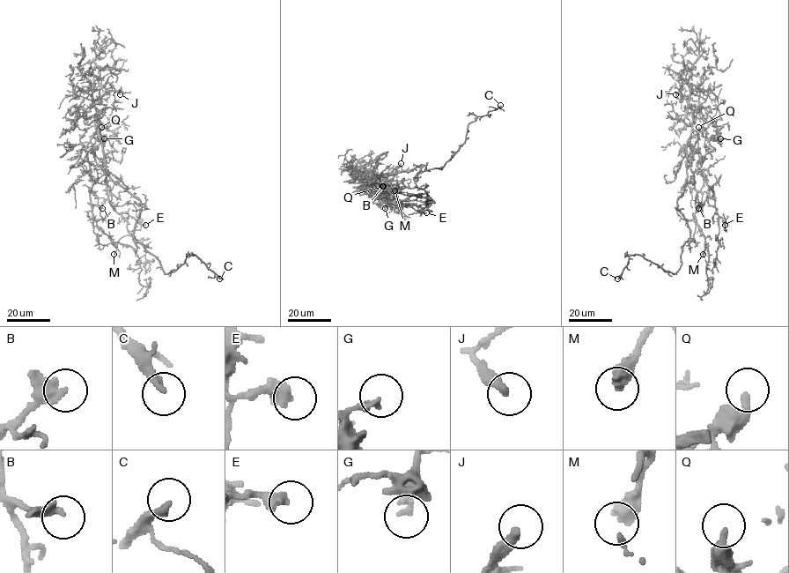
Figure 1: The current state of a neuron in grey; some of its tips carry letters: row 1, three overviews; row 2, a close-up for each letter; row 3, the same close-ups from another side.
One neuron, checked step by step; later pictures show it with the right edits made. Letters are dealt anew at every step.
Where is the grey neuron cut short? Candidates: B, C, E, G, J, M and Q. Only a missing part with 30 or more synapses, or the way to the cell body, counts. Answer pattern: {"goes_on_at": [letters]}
{"goes_on_at": ["C", "M"]}

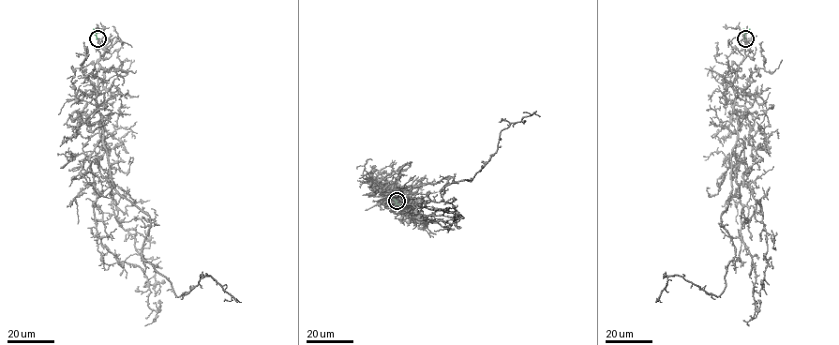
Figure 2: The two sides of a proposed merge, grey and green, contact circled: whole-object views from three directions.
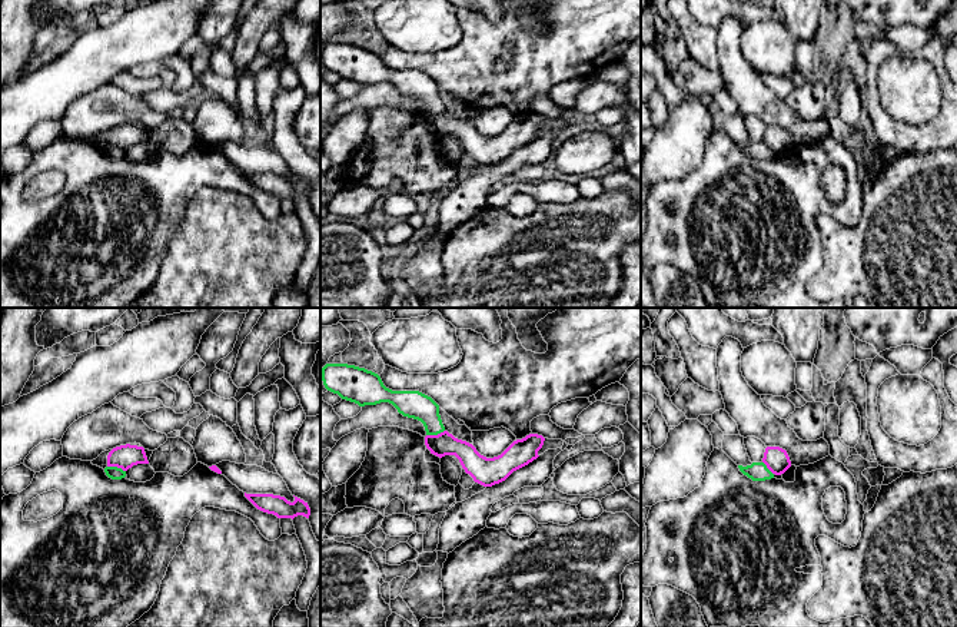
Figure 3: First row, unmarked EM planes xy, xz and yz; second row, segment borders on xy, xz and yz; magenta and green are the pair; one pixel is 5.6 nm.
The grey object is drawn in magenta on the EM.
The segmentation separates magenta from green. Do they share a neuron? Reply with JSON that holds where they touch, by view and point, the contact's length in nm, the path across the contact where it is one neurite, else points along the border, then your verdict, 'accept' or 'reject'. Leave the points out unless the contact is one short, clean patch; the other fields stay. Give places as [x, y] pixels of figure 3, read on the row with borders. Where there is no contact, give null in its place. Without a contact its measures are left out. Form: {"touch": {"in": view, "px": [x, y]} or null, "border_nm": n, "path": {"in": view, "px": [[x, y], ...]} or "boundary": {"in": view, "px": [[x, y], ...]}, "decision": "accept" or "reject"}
{"touch": {"in": "xy", "px": [116, 465]}, "border_nm": 110, "boundary": {"in": "xy", "px": [[108, 465], [116, 465], [125, 471]]}, "decision": "reject"}

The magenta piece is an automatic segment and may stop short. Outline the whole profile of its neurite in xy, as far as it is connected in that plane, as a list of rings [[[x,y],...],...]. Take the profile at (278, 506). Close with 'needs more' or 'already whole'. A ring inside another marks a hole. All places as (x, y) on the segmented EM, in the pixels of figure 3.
[[[246,494],[245,497],[260,511],[273,514],[278,518],[295,518],[303,515],[309,518],[310,508],[308,502],[295,497],[295,501],[290,502],[285,497],[273,494]]] | already whole

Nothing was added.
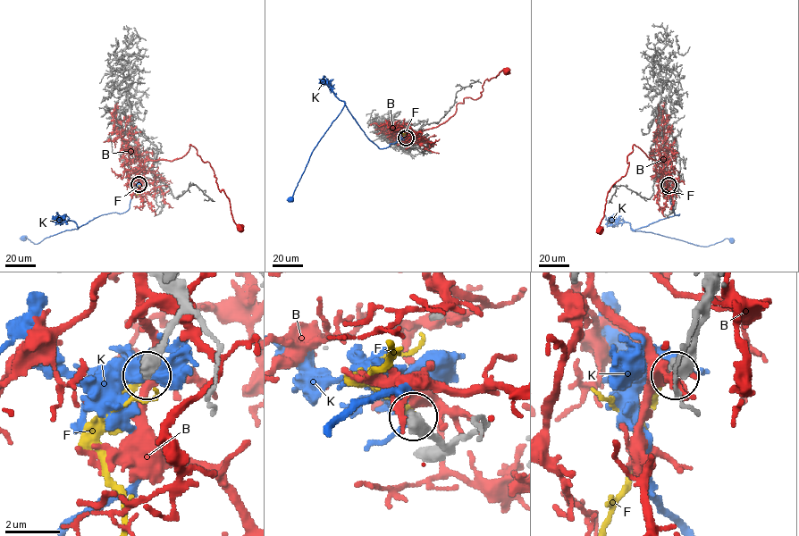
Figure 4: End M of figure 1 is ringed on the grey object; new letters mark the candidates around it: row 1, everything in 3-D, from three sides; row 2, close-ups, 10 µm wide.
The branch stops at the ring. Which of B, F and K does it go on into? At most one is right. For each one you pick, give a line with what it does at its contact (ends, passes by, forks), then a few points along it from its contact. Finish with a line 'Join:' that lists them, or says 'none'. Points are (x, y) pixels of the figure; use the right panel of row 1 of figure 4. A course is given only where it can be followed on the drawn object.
F: it ends | via (668, 185), (663, 197)
Join: F

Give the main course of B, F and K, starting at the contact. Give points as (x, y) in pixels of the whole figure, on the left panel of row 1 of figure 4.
B: (138, 184), (147, 161), (181, 158), (191, 145), (201, 160), (209, 163), (239, 227)
F: (138, 184), (135, 196)
K: (138, 183), (129, 208), (122, 213), (103, 214), (78, 229), (62, 231), (37, 243), (26, 236), (23, 238)

